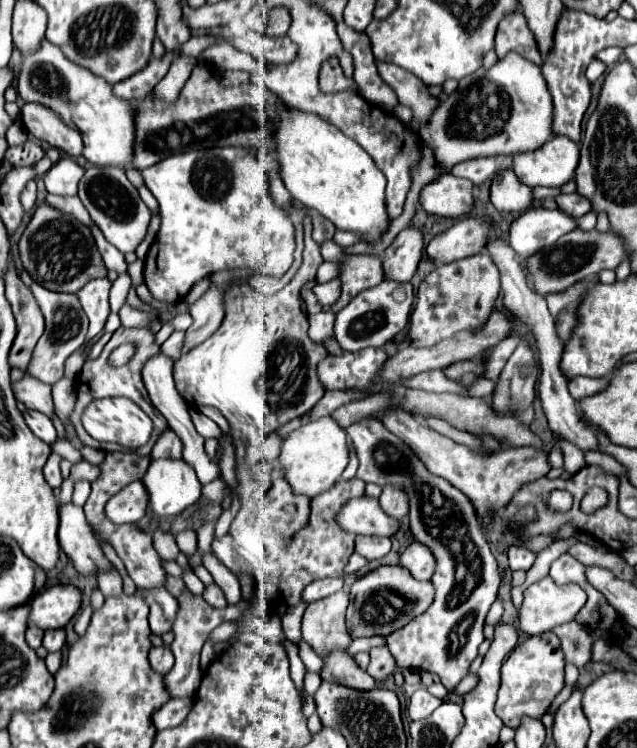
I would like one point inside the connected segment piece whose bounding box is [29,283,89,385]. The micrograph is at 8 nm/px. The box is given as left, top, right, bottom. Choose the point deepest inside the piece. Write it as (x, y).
(65, 323)

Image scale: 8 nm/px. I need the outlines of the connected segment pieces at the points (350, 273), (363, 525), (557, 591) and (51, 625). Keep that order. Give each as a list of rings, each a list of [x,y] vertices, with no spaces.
[[[335,241],[321,243],[321,253],[325,261],[339,265],[337,279],[341,281],[343,291],[341,299],[333,305],[333,313],[335,309],[341,309],[351,297],[355,297],[355,293],[361,293],[363,289],[375,287],[379,281],[383,281],[383,265],[377,255],[349,255],[343,253]]]
[[[367,495],[359,499],[351,499],[343,505],[343,509],[335,517],[337,525],[345,533],[353,535],[387,535],[391,537],[399,529],[399,521],[391,521],[379,509],[379,501]]]
[[[543,577],[541,581],[529,585],[523,593],[523,603],[519,607],[519,631],[527,635],[539,635],[551,631],[555,625],[563,625],[575,619],[579,609],[585,605],[587,593],[579,585],[565,585],[559,587],[551,577]]]
[[[77,585],[49,587],[31,599],[29,625],[39,625],[45,631],[65,627],[79,611],[81,601],[83,591]]]

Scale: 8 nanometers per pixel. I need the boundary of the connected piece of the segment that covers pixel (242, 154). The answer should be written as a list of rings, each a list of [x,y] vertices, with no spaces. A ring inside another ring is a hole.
[[[253,149],[187,151],[145,169],[143,179],[161,209],[161,227],[145,257],[143,273],[153,299],[175,305],[199,279],[225,269],[251,267],[269,277],[283,277],[291,267],[295,227],[289,211],[275,205],[269,175]]]

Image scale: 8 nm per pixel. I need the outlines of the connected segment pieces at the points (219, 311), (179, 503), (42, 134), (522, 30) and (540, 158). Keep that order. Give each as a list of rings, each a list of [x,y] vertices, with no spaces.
[[[211,285],[211,289],[191,305],[193,325],[187,329],[181,353],[189,353],[193,347],[207,341],[219,329],[223,315],[225,315],[223,291]]]
[[[153,459],[143,483],[157,515],[181,513],[201,497],[201,483],[183,459]]]
[[[25,103],[21,109],[21,121],[29,133],[33,133],[39,141],[65,151],[71,157],[79,157],[83,153],[81,133],[41,103]]]
[[[519,11],[513,15],[507,15],[499,23],[497,37],[495,37],[495,51],[497,51],[499,59],[505,57],[509,51],[517,51],[519,55],[531,59],[537,65],[543,63],[541,53],[539,53],[537,43],[535,43],[535,37],[529,31],[523,13],[519,13]]]
[[[555,135],[535,151],[517,153],[513,157],[513,171],[529,187],[561,187],[573,179],[577,163],[579,145]]]

